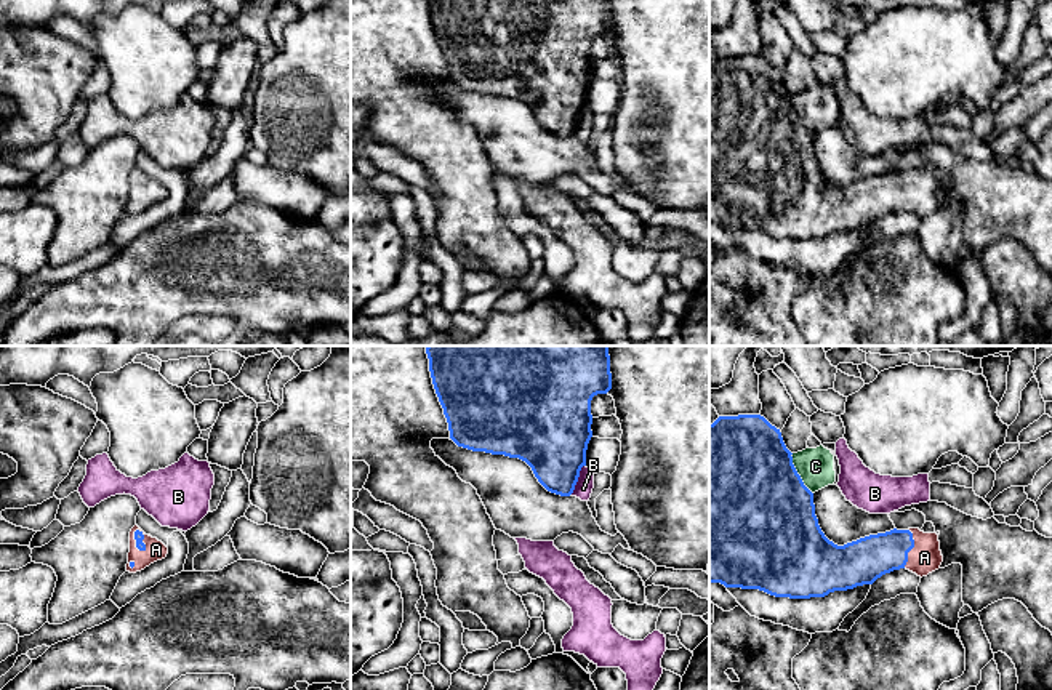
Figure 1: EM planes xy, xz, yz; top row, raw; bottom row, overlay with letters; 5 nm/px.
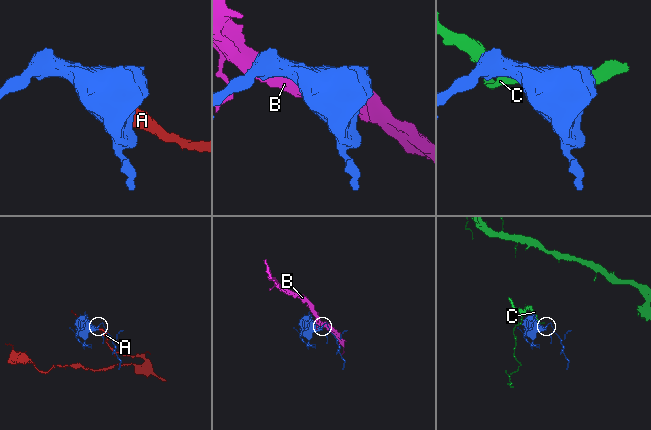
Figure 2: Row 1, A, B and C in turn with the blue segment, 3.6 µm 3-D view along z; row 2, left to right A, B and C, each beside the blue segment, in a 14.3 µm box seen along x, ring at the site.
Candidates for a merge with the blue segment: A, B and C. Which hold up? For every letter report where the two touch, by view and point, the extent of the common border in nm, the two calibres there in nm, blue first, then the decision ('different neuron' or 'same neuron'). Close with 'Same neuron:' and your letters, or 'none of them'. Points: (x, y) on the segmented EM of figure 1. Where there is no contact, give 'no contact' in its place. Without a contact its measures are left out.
A: xy (143, 538) | 130 nm | 50/100 nm | same neuron
B: xz (577, 479) | 170 nm | 360/90 nm | different neuron
C: yz (798, 474) | 240 nm | 500/190 nm | different neuron
Same neuron: A

